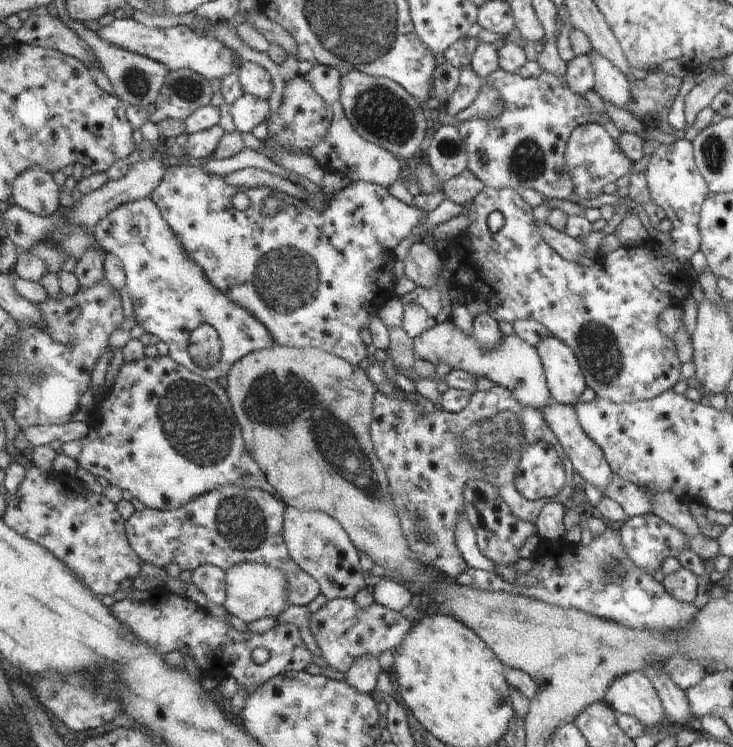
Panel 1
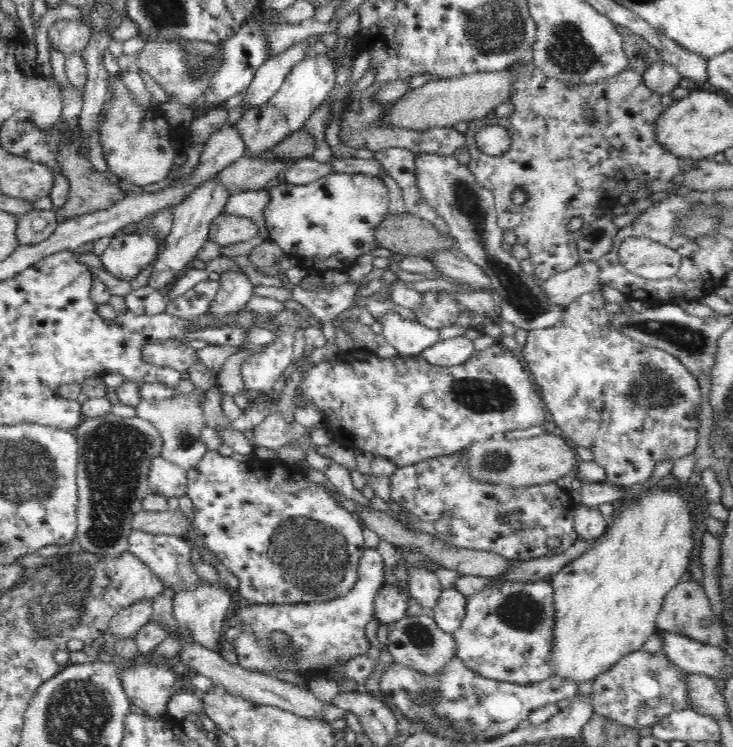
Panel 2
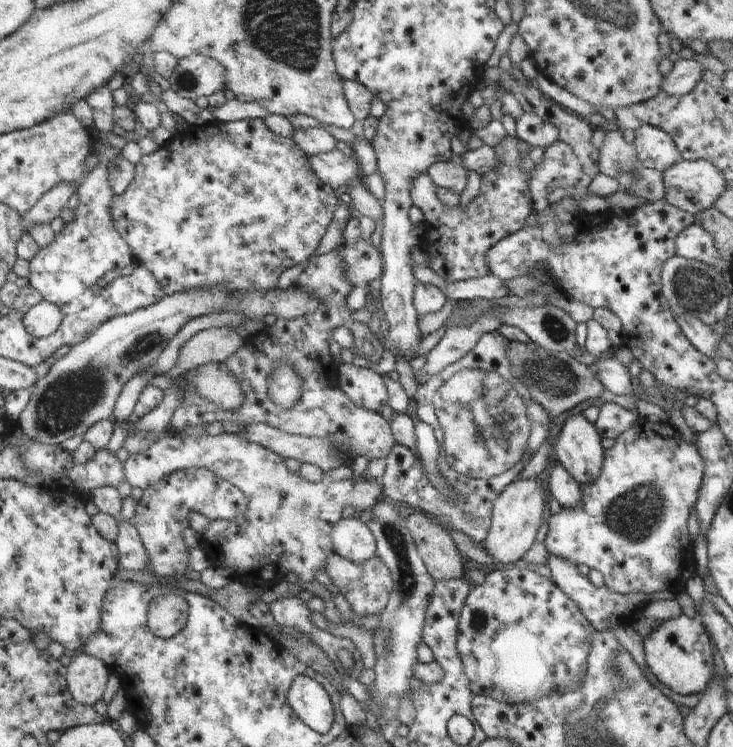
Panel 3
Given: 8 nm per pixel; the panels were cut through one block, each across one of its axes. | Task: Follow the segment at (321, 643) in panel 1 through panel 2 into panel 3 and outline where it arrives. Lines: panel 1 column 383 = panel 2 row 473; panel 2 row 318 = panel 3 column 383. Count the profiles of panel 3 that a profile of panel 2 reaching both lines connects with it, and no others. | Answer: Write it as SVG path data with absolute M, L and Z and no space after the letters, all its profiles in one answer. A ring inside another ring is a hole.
M337 553L330 554L326 572L332 583L338 588L338 592L358 616L367 614L380 616L386 609L390 601L390 594L396 584L392 570L378 554L367 562L360 563L350 561Z

